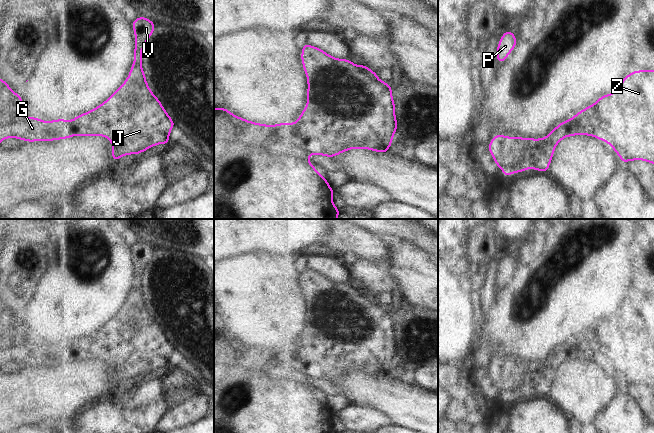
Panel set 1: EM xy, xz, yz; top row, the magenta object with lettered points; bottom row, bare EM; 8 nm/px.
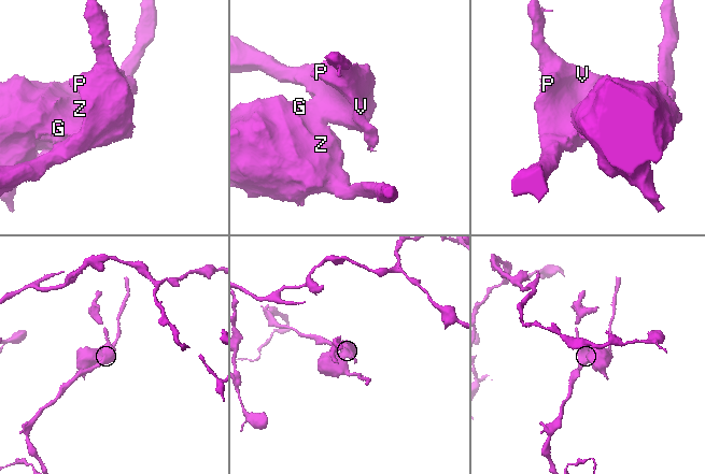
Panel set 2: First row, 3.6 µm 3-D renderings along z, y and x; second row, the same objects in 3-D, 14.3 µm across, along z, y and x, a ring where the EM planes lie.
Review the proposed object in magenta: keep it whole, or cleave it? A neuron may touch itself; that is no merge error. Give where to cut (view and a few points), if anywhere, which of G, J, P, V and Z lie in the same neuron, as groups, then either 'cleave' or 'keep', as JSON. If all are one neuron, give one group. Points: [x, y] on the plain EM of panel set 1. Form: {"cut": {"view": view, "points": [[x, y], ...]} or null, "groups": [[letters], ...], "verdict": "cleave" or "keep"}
{"cut": {"view": "yz", "points": [[582, 335], [590, 350], [590, 355], [569, 357], [566, 360]]}, "groups": [["G", "Z"], ["J", "P", "V"]], "verdict": "cleave"}

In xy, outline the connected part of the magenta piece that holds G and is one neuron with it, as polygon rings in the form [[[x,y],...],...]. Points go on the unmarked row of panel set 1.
[[[0,302],[0,367],[7,362],[21,363],[26,366],[50,366],[53,364],[69,363],[72,361],[71,352],[73,344],[56,343],[43,345],[36,341],[24,339],[24,325],[20,318],[15,317],[11,311]]]

